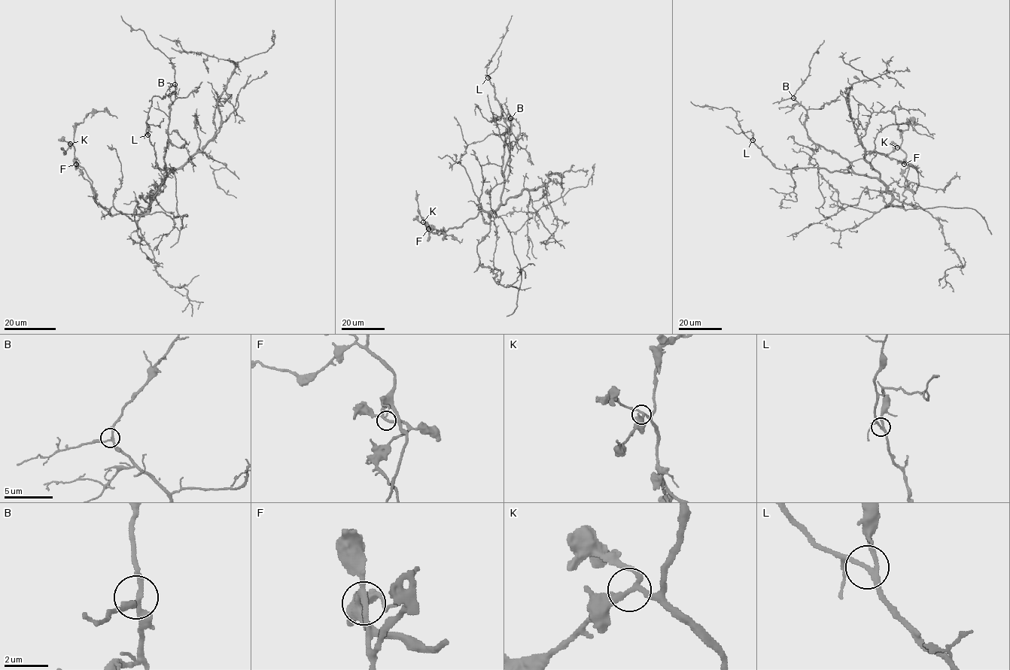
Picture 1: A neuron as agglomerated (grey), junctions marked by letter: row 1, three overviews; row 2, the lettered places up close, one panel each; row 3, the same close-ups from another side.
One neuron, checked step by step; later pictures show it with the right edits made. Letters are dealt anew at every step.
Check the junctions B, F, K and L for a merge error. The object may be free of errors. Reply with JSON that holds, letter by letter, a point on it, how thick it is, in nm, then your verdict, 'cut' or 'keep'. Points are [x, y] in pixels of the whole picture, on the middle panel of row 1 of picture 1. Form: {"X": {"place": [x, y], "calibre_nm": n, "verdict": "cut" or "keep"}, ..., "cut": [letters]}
{"B": {"place": [510, 118], "calibre_nm": 200, "verdict": "keep"}, "F": {"place": [428, 228], "calibre_nm": 220, "verdict": "keep"}, "K": {"place": [423, 222], "calibre_nm": 240, "verdict": "keep"}, "L": {"place": [488, 77], "calibre_nm": 200, "verdict": "keep"}, "cut": []}

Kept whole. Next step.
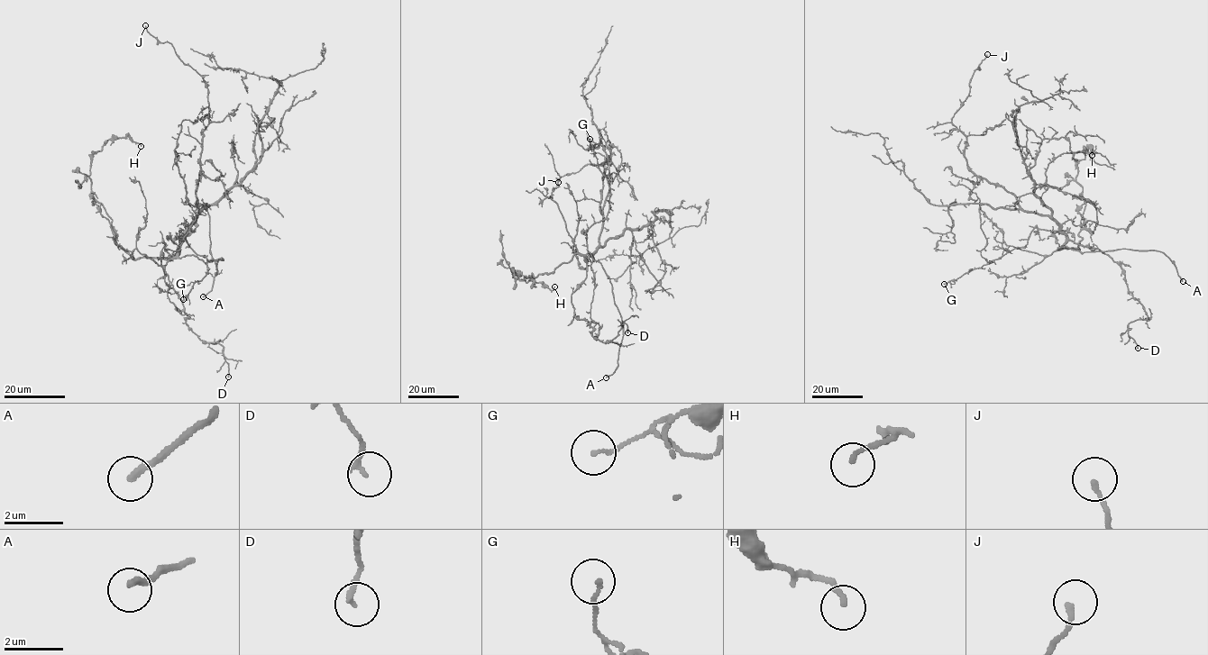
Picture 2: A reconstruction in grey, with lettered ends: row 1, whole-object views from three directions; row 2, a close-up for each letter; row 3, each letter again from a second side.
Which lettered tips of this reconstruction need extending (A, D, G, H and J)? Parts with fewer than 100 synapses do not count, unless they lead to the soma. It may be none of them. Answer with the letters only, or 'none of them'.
A

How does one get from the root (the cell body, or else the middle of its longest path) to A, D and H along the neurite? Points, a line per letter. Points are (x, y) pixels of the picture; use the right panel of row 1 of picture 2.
A: (1043, 214), (1066, 236), (1058, 249), (1159, 250), (1183, 281)
D: (1043, 214), (1070, 239), (1099, 249), (1121, 267), (1129, 290), (1148, 315), (1128, 324), (1128, 335), (1138, 348)
H: (1043, 214), (1066, 236), (1058, 250), (1078, 250), (1085, 203), (1075, 180), (1077, 162), (1089, 147), (1092, 155)

